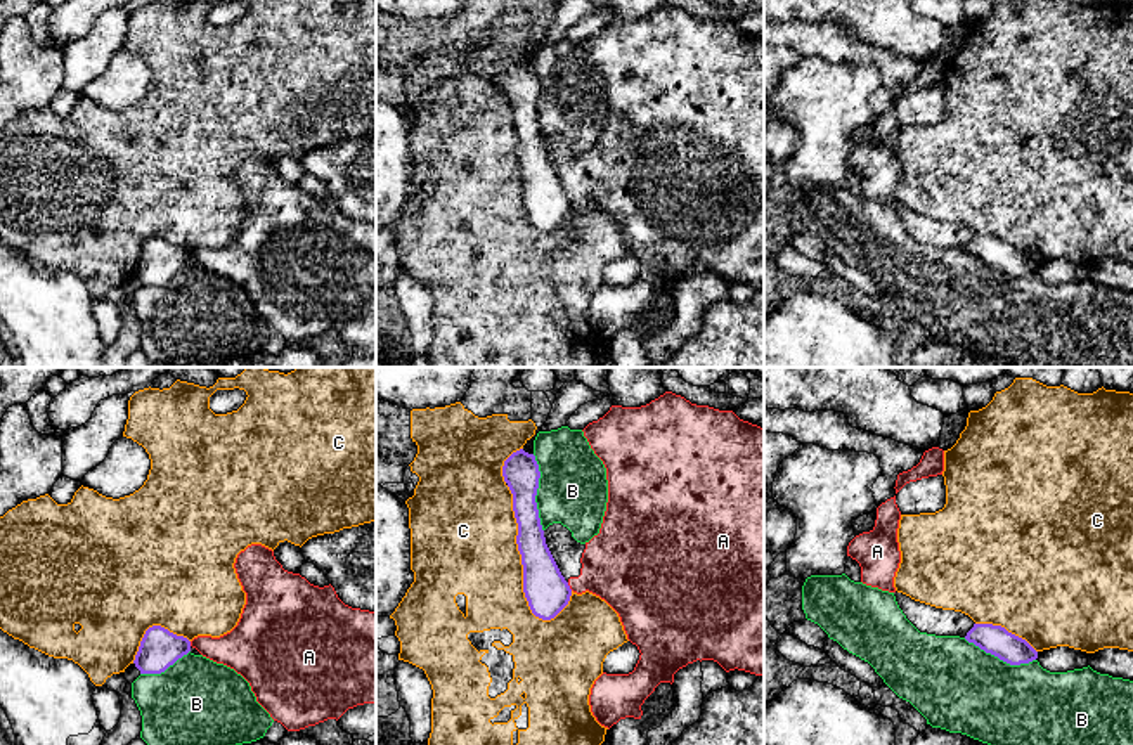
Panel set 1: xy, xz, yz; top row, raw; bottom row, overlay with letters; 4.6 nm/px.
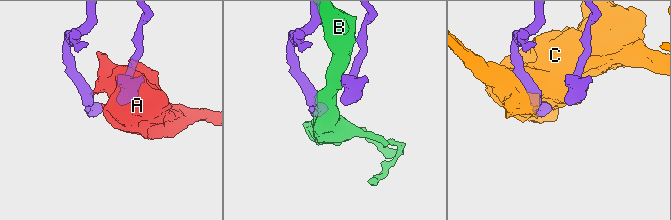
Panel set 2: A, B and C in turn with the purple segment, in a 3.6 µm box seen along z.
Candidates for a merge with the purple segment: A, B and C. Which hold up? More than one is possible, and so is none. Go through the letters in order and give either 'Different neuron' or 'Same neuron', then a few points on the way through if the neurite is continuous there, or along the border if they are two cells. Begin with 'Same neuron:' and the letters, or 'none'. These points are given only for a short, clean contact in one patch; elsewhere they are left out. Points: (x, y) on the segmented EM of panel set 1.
Same neuron: none
A: Different neuron. Boundary: xz (567, 583), (572, 589)
B: Different neuron
C: Different neuron

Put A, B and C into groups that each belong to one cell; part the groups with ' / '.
A / B / C

